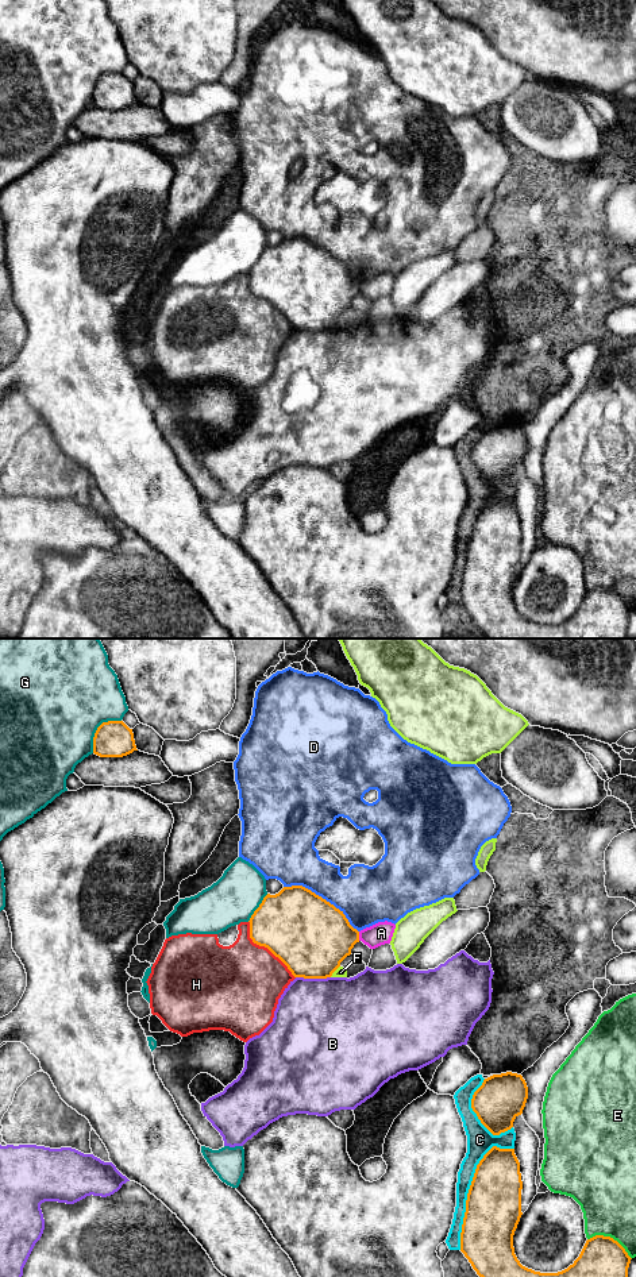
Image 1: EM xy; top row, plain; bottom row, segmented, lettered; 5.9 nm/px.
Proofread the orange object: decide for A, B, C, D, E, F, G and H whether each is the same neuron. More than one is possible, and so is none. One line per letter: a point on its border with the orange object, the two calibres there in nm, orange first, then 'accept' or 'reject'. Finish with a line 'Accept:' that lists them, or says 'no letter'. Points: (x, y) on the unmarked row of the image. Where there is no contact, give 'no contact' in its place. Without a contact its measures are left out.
A: xy (358, 288) | 420/140 nm | reject
B: xy (313, 330) | 460/500 nm | reject
C: xy (470, 540) | 340/120 nm | reject
D: xy (322, 250) | 460/320 nm | reject
E: xy (609, 589) | 360/340 nm | reject
F: xy (335, 321) | 460/60 nm | reject
G: xy (97, 81) | 220/480 nm | reject
H: xy (265, 299) | 440/460 nm | reject
Accept: no letter

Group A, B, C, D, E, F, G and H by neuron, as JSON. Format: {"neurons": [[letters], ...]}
{"neurons": [["A"], ["B"], ["C"], ["D"], ["E"], ["F"], ["G"], ["H"]]}

